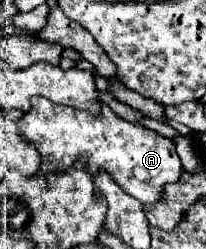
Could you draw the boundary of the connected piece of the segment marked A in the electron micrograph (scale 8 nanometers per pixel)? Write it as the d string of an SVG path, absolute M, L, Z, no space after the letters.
M47 98L33 100L33 108L23 114L17 128L29 144L41 154L41 176L61 174L73 168L73 164L85 156L87 172L95 178L101 170L109 172L113 180L141 204L157 204L165 196L165 186L181 178L181 158L175 152L175 142L149 130L141 124L133 124L117 116L103 104L99 116L87 110L55 104Z

